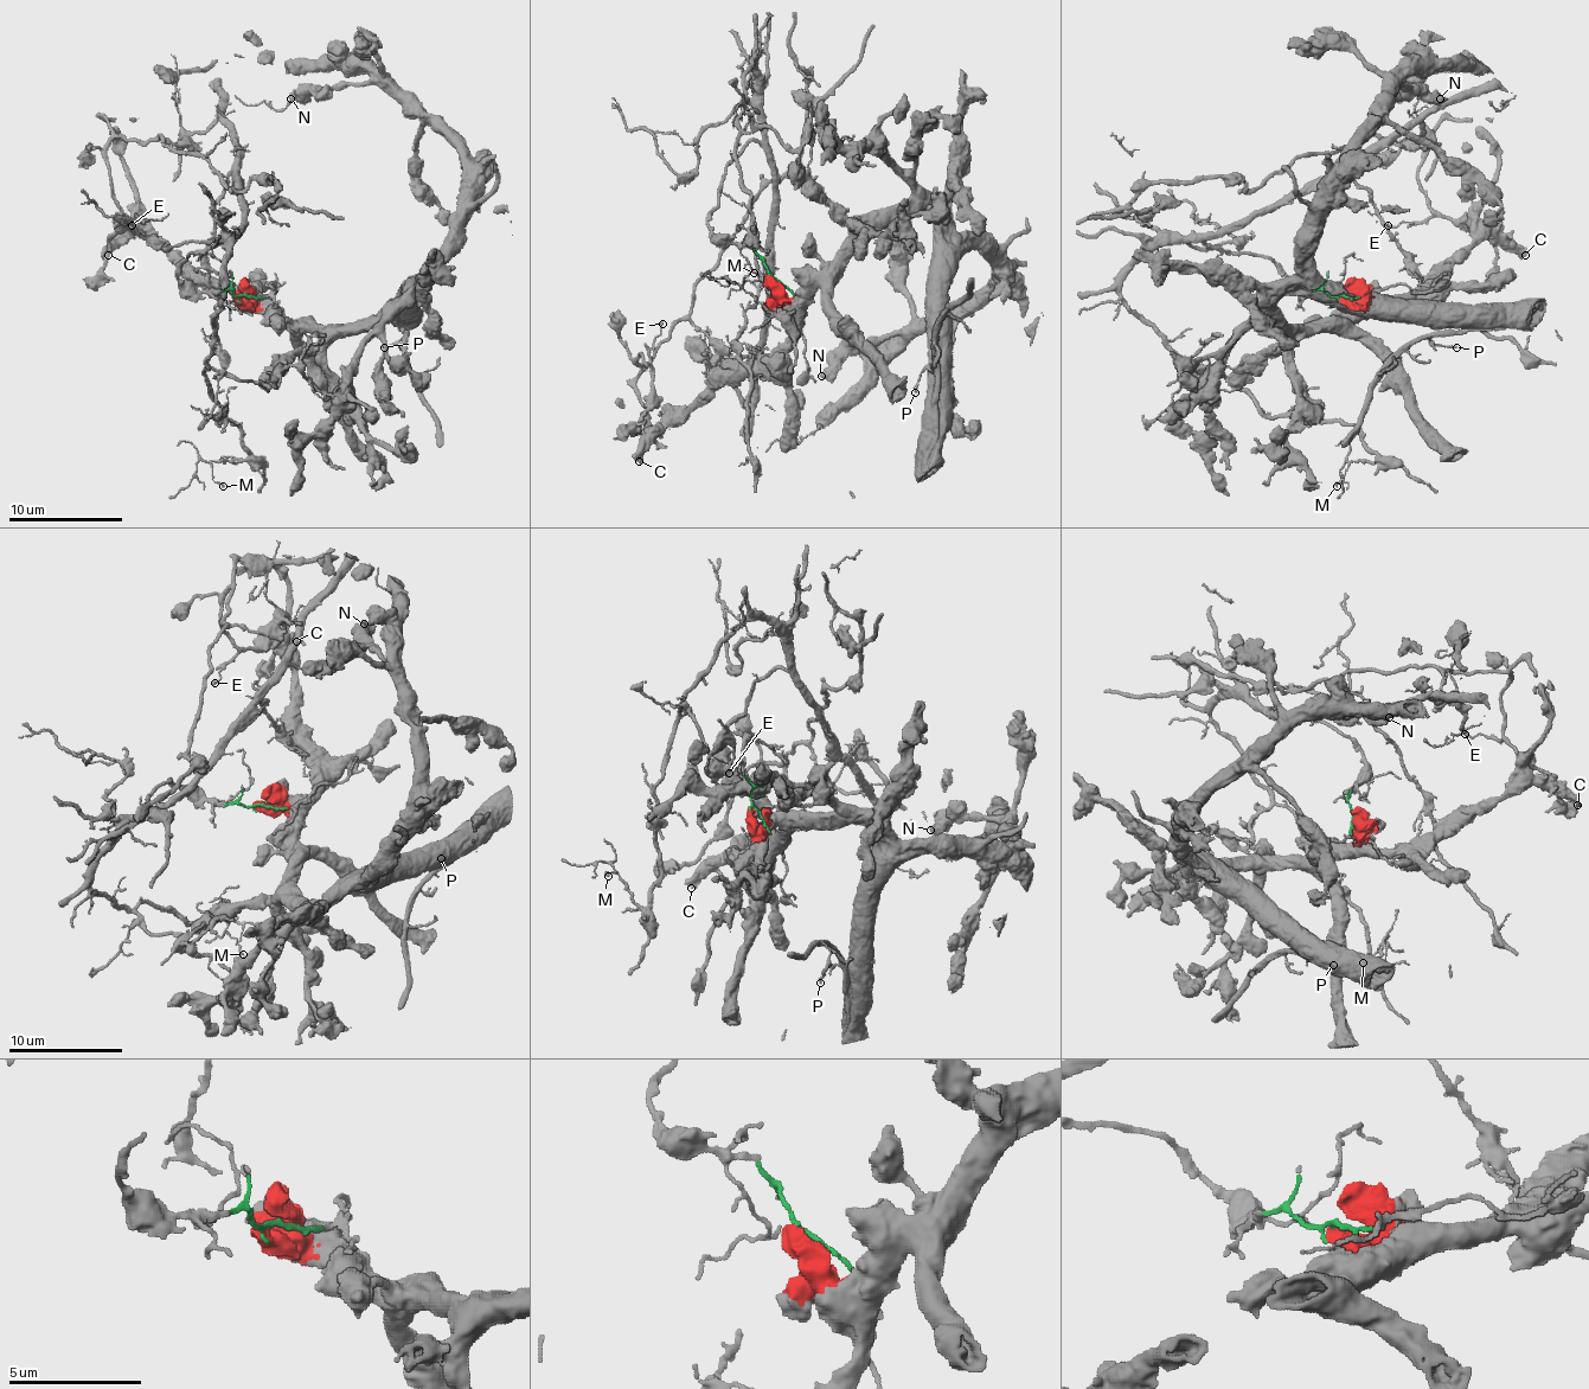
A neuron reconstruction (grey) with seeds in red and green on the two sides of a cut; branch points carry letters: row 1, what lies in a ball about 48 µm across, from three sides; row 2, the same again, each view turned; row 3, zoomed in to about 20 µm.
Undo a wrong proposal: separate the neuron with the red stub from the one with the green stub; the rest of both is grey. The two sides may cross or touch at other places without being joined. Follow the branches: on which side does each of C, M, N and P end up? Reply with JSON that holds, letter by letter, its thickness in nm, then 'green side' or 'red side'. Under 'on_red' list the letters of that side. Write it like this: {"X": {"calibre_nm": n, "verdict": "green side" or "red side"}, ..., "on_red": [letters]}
{"C": {"calibre_nm": 480, "verdict": "red side"}, "M": {"calibre_nm": 110, "verdict": "green side"}, "N": {"calibre_nm": 600, "verdict": "red side"}, "P": {"calibre_nm": 150, "verdict": "red side"}, "on_red": ["C", "N", "P"]}

